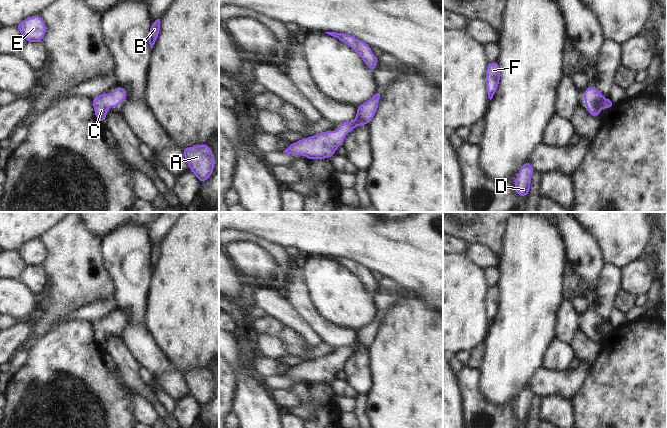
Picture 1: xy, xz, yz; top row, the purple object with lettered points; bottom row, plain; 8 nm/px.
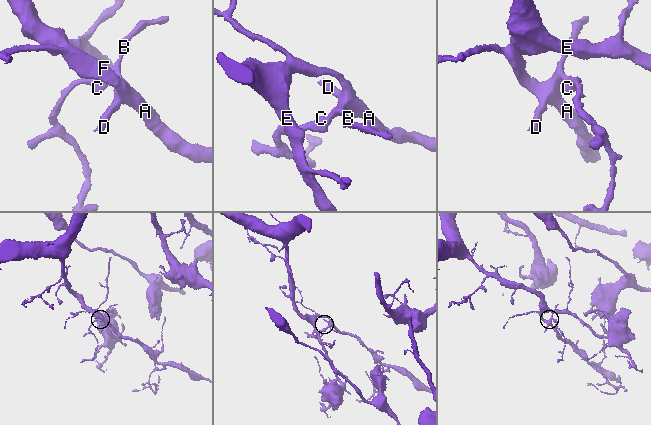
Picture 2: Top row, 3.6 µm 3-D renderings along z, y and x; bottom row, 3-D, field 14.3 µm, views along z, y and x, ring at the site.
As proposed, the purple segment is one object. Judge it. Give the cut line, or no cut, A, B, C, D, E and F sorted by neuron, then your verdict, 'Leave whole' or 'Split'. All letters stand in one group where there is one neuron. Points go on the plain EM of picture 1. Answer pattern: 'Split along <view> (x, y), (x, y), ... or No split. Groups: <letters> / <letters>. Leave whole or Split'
No split. Groups: A B C D E F. Leave whole

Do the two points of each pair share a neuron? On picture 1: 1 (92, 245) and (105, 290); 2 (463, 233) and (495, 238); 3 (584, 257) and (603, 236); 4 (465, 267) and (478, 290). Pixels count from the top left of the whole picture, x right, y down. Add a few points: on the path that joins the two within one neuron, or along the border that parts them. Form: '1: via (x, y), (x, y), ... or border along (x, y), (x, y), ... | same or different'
1: via (92, 256), (99, 267), (100, 279) | same
2: via (471, 233), (487, 233) | same
3: border along (581, 225), (593, 237), (605, 263) | different
4: via (465, 273), (465, 277), (472, 284) | same

